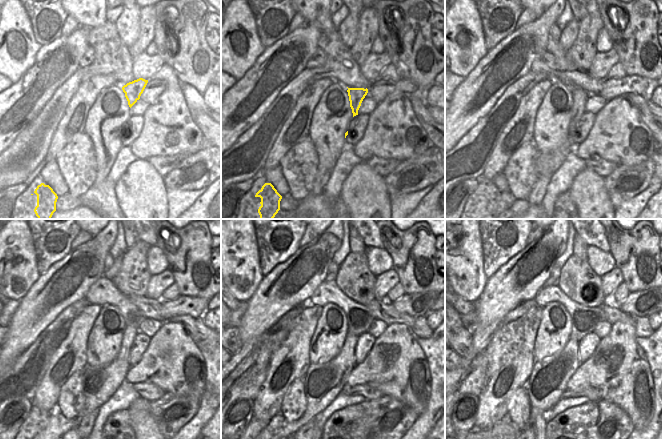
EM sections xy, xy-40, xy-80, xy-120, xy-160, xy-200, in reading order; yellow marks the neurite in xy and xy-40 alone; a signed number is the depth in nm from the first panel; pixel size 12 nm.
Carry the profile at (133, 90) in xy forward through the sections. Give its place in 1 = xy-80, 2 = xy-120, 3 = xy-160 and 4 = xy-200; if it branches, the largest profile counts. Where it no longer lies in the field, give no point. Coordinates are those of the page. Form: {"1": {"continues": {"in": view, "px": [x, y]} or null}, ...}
{"1": {"continues": {"in": "xy-80", "px": [546, 164]}}, "2": {"continues": {"in": "xy-120", "px": [99, 383]}}, "3": {"continues": {"in": "xy-160", "px": [323, 382]}}, "4": {"continues": {"in": "xy-200", "px": [547, 382]}}}

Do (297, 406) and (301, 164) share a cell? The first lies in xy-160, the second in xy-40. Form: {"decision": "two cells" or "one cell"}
{"decision": "one cell"}

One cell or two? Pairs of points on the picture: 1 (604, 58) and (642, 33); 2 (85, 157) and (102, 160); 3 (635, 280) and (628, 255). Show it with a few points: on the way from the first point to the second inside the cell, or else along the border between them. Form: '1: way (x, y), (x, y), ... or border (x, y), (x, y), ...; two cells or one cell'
1: border (613, 47), (617, 53), (618, 61); two cells
2: border (89, 137), (96, 163), (96, 178), (94, 182); two cells
3: way (635, 274), (634, 261); one cell

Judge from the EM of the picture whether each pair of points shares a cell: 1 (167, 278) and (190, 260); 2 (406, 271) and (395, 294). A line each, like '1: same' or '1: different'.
1: different
2: different

